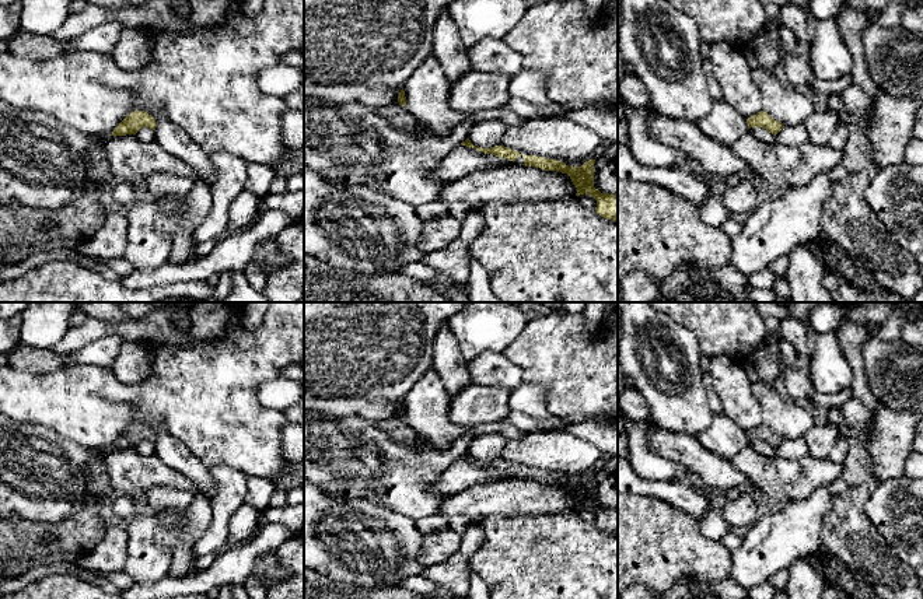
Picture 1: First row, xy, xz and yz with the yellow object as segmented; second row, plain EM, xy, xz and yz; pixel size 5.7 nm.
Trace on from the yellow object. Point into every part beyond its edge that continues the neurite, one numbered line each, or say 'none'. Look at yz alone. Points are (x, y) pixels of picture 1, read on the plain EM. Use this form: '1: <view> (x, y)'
none

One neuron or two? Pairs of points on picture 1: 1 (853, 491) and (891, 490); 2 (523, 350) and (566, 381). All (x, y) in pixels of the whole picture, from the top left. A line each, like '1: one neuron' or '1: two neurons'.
1: two neurons
2: one neuron

